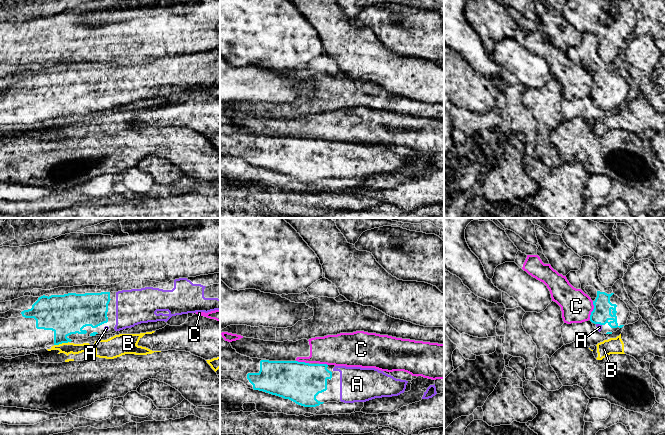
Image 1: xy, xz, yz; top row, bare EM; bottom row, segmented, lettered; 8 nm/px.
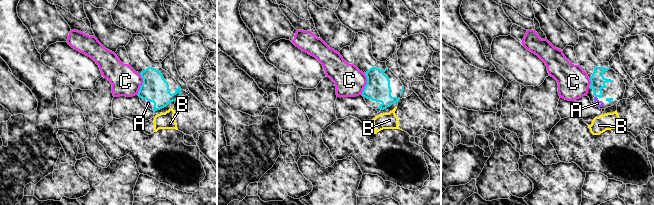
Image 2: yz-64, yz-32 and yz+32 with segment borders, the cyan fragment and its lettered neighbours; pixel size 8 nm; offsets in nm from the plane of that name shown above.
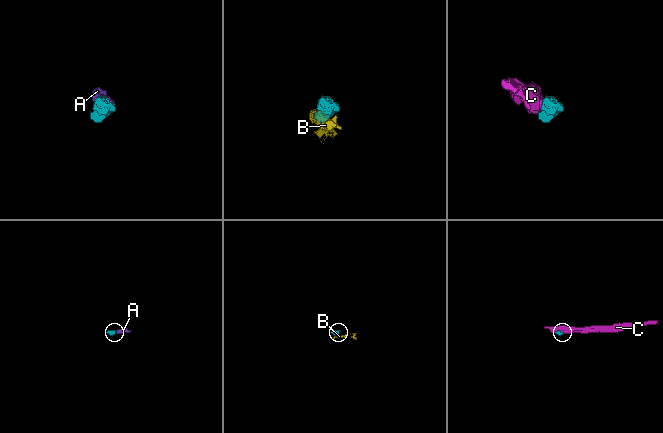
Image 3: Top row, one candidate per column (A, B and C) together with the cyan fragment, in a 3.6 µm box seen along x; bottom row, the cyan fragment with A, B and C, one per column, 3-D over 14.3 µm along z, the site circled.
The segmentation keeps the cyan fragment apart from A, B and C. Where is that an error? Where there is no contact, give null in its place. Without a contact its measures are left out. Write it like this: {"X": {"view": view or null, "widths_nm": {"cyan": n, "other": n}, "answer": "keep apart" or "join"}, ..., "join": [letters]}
{"A": {"view": "yz", "widths_nm": {"cyan": 150, "other": 50}, "answer": "join"}, "B": {"view": "xy", "widths_nm": {"cyan": 320, "other": 100}, "answer": "keep apart"}, "C": {"view": "yz", "widths_nm": {"cyan": 150, "other": 260}, "answer": "keep apart"}, "join": ["A"]}

